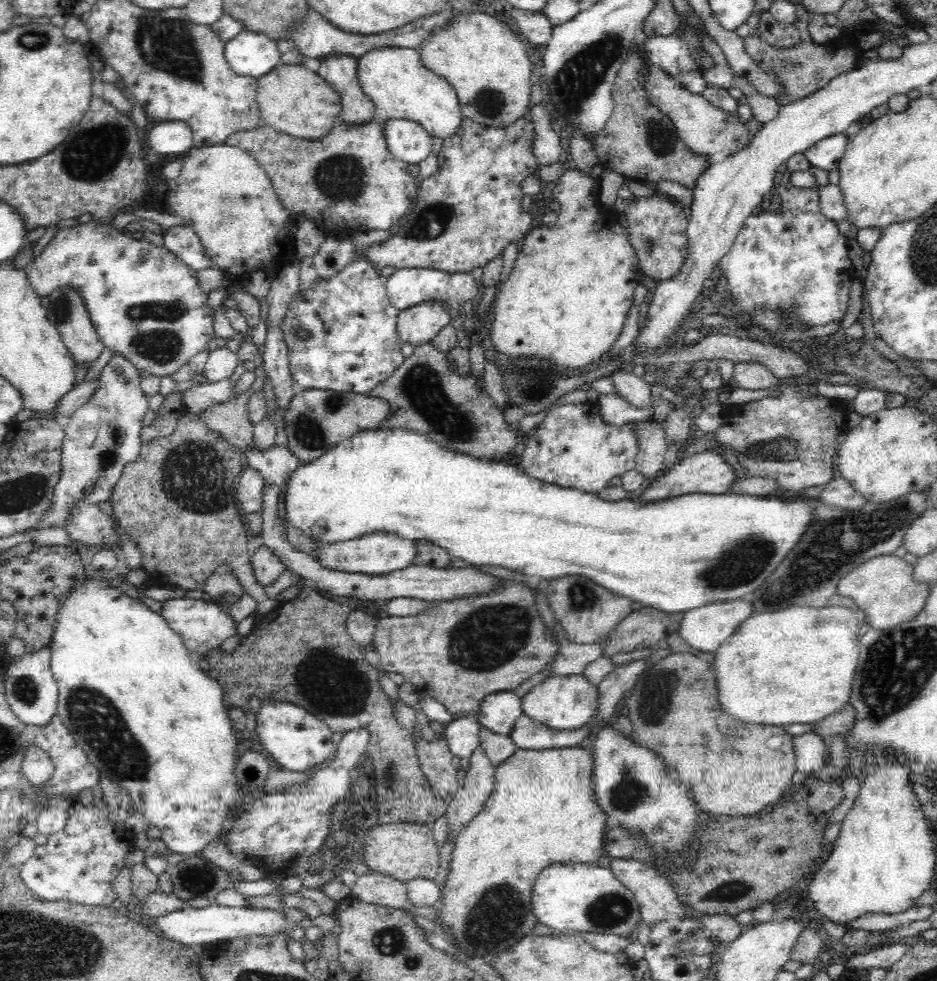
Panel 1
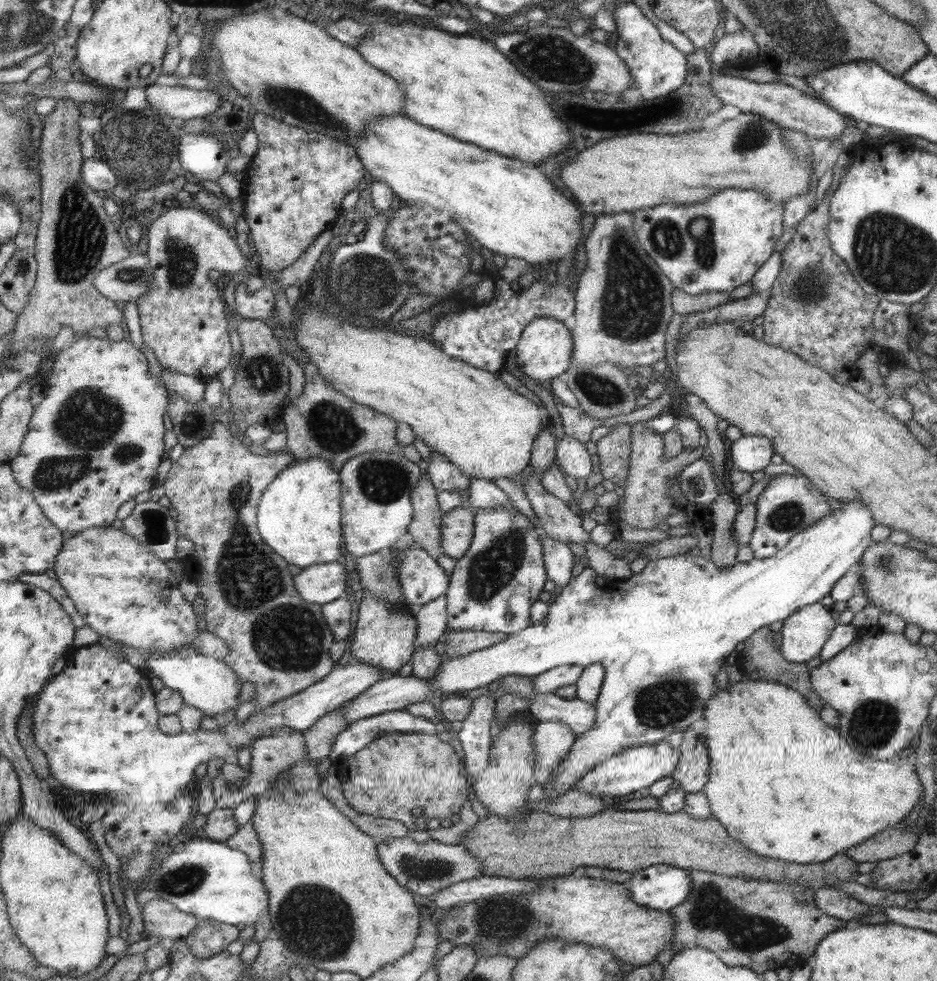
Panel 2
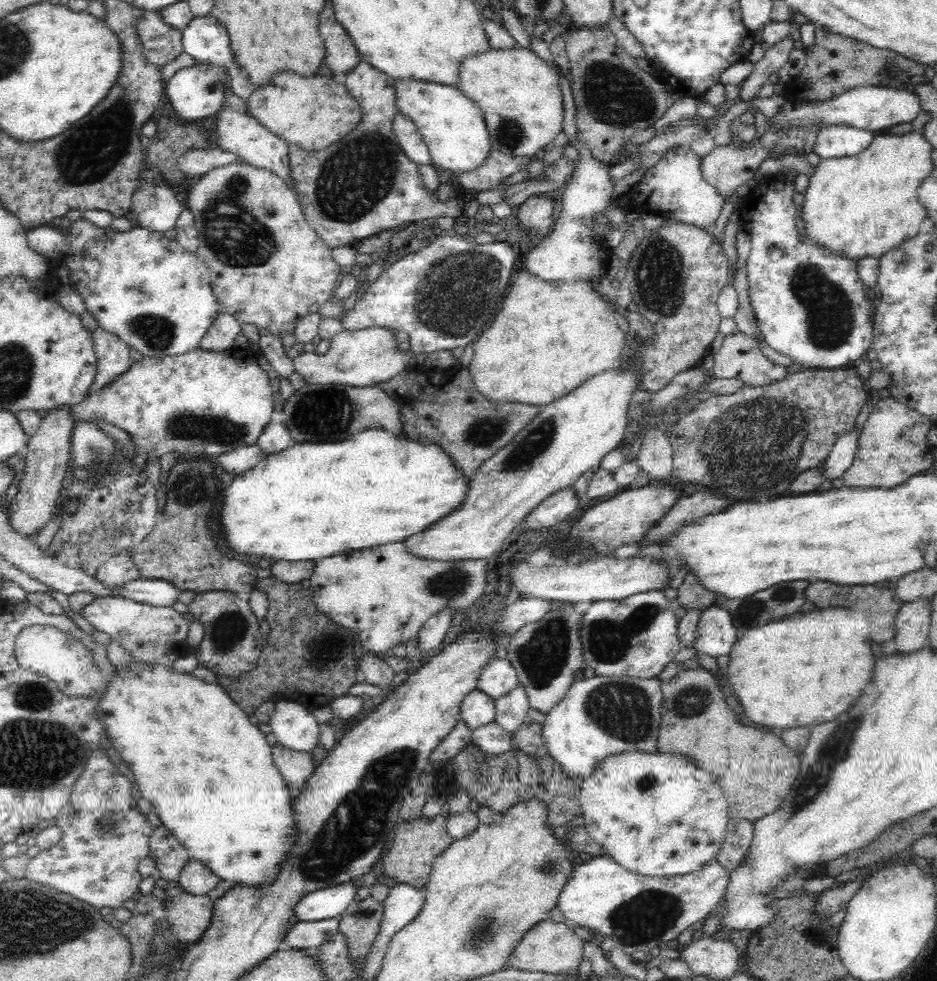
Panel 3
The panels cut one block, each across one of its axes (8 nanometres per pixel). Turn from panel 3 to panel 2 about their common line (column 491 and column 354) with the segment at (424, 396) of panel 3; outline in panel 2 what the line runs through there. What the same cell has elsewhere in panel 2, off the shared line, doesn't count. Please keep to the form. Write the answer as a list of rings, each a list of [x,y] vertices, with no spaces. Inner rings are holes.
[[[305,364],[302,372],[304,384],[301,395],[284,405],[282,409],[282,422],[286,431],[284,449],[291,453],[294,460],[323,459],[333,470],[339,471],[345,460],[353,458],[355,454],[402,452],[402,447],[396,441],[395,420],[370,406],[354,403],[349,397],[333,390],[333,386],[329,386],[329,382],[317,371],[317,365]]]

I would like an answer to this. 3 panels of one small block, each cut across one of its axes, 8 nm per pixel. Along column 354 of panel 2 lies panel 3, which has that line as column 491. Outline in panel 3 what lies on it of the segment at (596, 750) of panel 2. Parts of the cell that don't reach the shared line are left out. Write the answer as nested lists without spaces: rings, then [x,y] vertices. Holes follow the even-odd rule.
[[[479,689],[470,692],[460,706],[461,720],[464,720],[468,728],[472,729],[479,729],[480,726],[487,726],[493,722],[496,712],[495,700]]]

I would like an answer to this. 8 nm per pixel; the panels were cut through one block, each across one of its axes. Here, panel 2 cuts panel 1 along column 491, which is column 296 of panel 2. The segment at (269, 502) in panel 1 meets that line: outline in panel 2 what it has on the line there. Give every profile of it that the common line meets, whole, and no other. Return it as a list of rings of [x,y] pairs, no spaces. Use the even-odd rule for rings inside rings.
[[[328,562],[307,566],[293,577],[297,592],[305,602],[325,604],[344,596],[345,569],[342,562]]]

